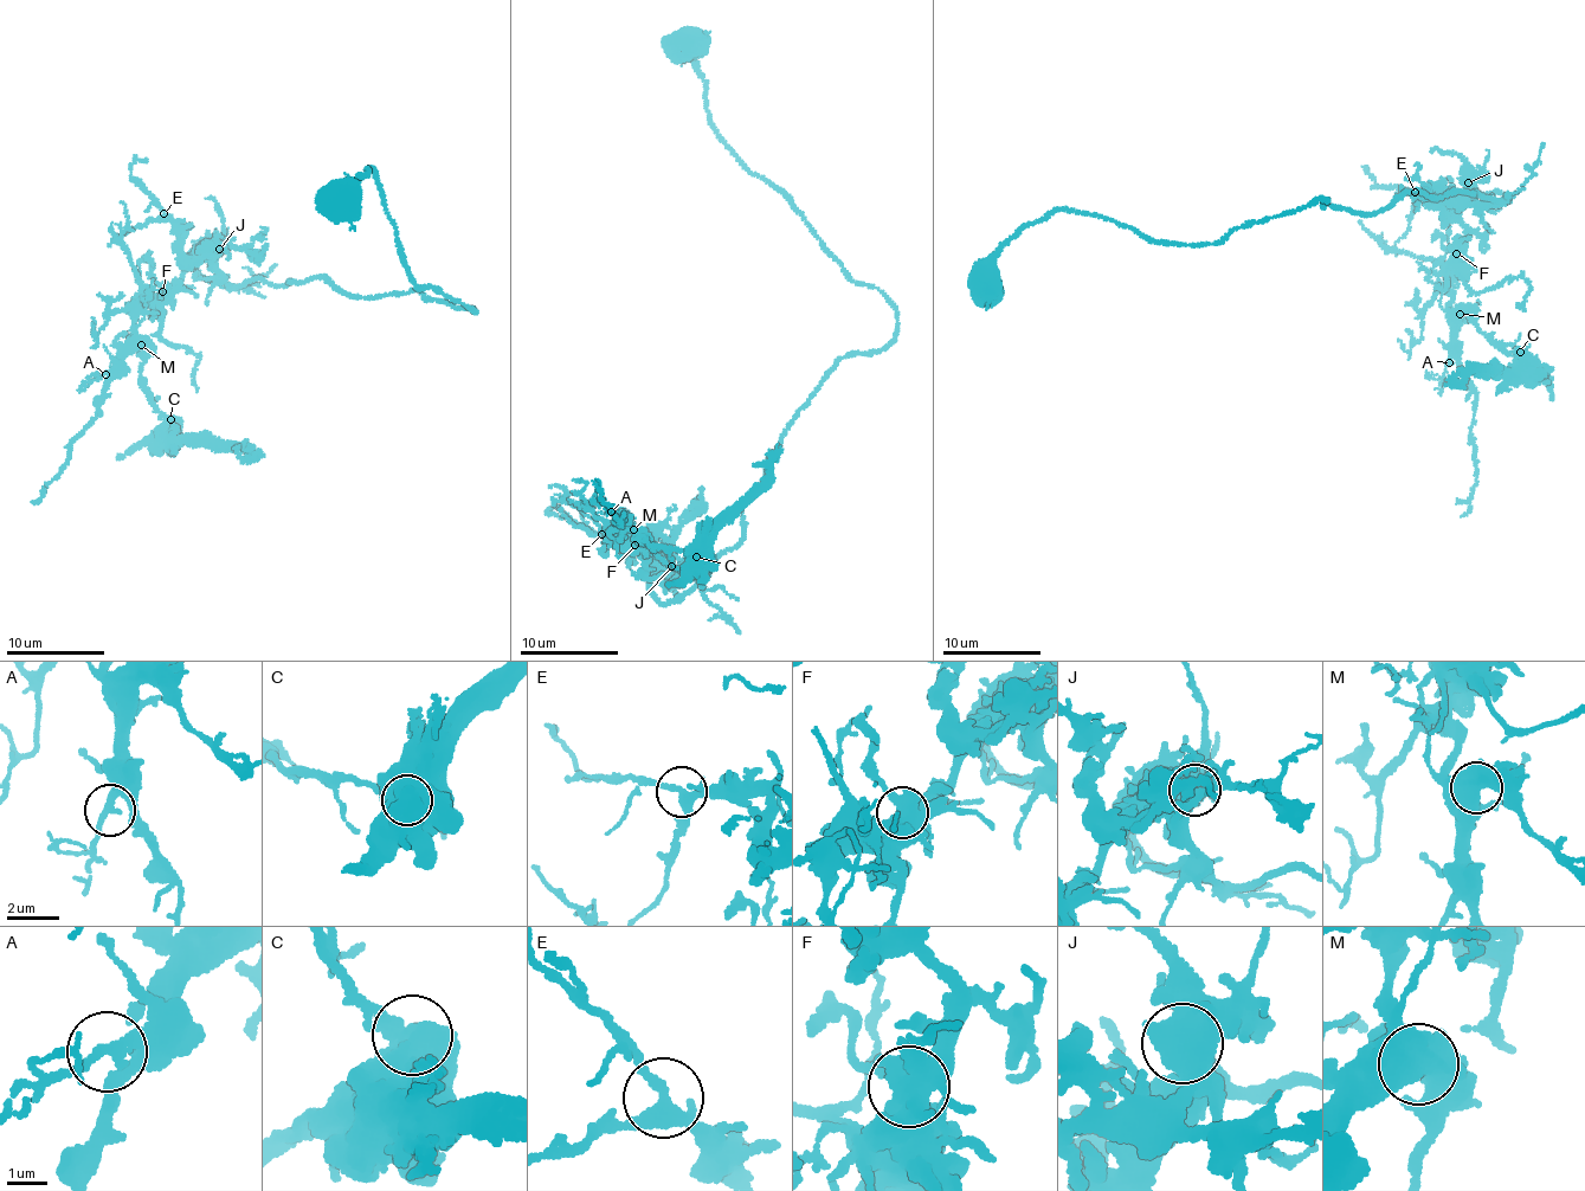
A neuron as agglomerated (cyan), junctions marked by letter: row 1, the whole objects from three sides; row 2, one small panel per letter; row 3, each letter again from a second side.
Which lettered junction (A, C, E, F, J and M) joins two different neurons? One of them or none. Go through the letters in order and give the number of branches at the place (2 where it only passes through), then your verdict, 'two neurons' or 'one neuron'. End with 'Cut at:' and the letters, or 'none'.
A: branches 2; one neuron
C: branches 3; two neurons
E: branches 3; one neuron
F: branches 3; one neuron
J: branches 3; one neuron
M: branches 3; one neuron
Cut at: C

